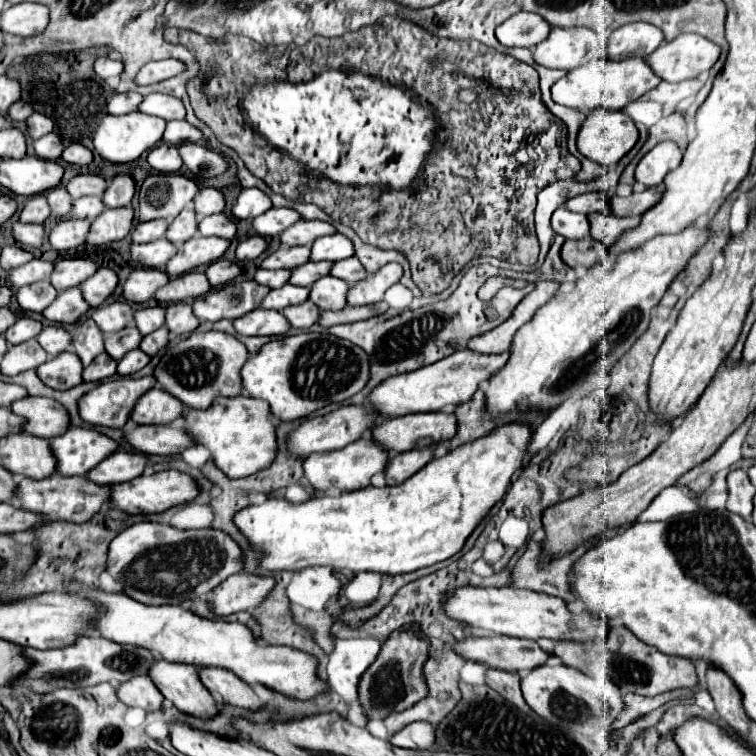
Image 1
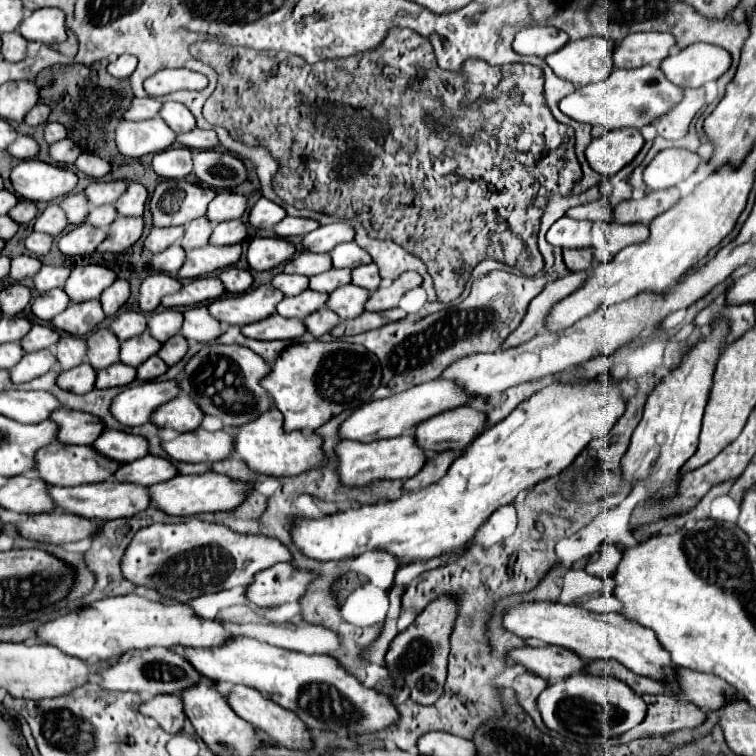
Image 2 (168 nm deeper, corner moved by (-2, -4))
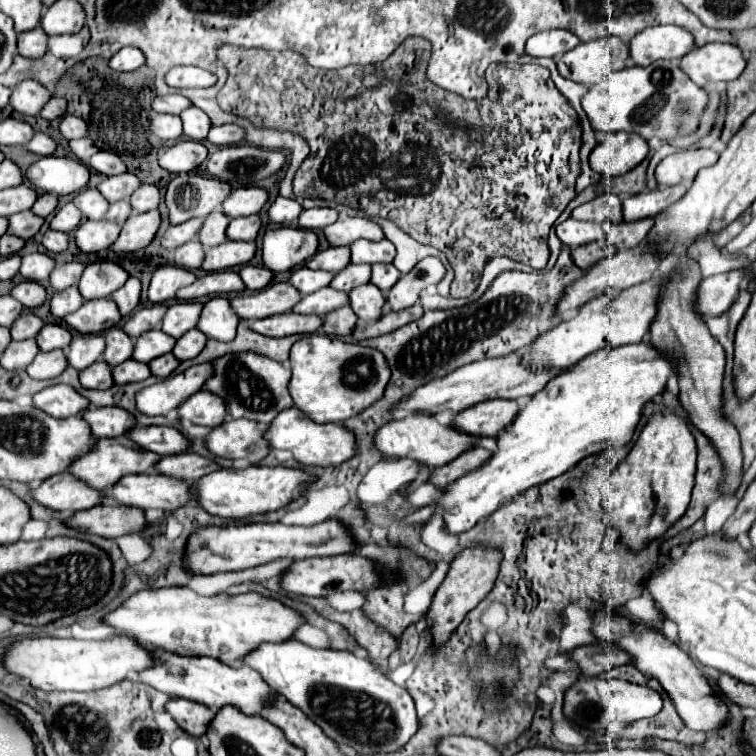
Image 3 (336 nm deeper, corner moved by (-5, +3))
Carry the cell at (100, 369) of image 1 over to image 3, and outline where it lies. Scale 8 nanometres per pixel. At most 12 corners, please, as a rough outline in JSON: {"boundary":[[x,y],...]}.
{"boundary":[[143,362],[113,366],[115,384],[141,382],[151,376]]}

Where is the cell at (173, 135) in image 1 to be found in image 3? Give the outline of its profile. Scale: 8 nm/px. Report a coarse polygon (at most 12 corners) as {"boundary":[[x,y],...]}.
{"boundary":[[235,124],[211,126],[207,140],[217,146],[243,142]]}

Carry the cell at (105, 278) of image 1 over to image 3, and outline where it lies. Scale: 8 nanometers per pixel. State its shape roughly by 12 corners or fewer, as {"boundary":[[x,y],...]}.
{"boundary":[[133,276],[111,294],[121,316],[139,302],[141,282]]}

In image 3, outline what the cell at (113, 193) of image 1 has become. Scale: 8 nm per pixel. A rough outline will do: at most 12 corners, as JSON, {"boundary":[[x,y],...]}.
{"boundary":[[141,184],[129,198],[133,212],[159,204],[159,188]]}

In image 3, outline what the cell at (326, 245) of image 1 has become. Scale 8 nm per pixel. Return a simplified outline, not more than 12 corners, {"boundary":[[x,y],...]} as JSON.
{"boundary":[[389,240],[349,244],[353,264],[393,262]]}

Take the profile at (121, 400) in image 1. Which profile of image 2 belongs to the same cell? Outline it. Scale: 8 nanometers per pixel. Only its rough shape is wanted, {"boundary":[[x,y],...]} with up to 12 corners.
{"boundary":[[144,381],[116,395],[120,423],[148,423],[160,405],[180,395],[178,381]]}

